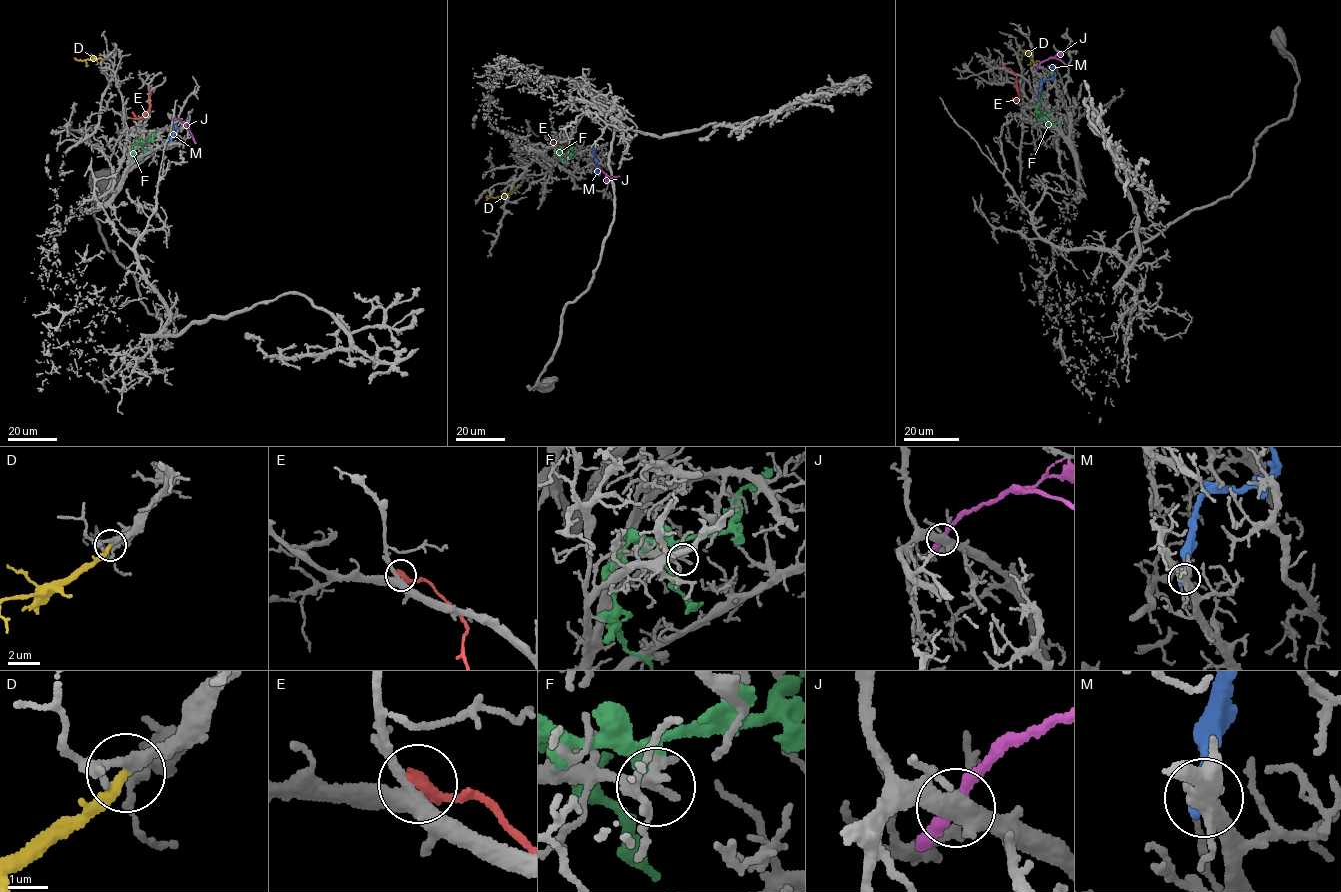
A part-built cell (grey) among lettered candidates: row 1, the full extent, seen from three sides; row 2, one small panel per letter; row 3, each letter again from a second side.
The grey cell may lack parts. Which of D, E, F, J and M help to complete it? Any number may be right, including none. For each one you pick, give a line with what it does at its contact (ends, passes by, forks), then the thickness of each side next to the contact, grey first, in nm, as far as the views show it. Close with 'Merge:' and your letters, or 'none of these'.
D: it ends there; 180 nm thick on the grey side, 260 nm on the other
Merge: D

